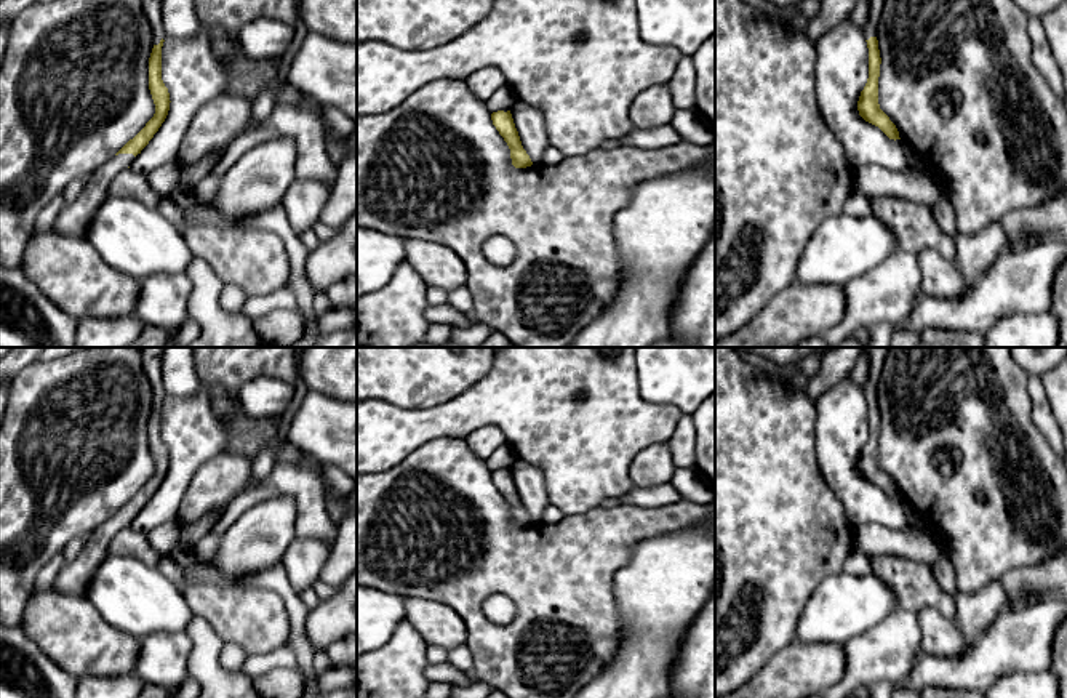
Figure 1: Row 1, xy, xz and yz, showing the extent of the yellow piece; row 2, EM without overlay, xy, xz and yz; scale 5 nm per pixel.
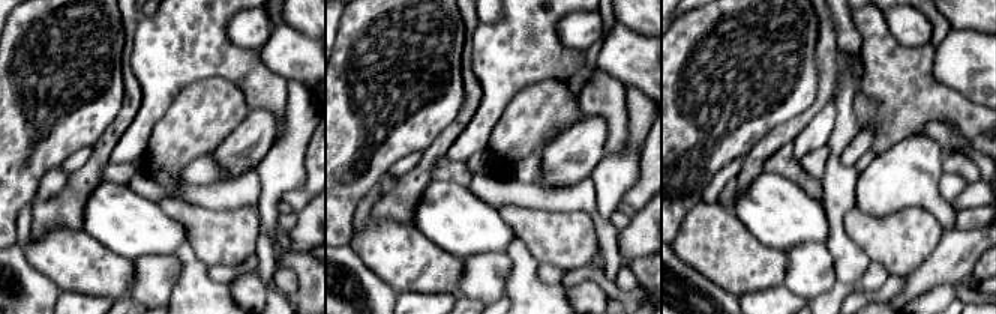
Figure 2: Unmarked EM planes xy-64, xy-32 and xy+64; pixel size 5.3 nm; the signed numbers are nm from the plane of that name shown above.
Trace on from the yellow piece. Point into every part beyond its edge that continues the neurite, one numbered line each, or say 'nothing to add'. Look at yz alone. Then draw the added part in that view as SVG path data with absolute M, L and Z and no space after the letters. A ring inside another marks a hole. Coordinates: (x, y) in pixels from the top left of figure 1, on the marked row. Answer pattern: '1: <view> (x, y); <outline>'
1: yz (875, 8); M869 0L869 5L869 24L864 30L861 30L865 40L869 40L870 37L877 37L885 0Z

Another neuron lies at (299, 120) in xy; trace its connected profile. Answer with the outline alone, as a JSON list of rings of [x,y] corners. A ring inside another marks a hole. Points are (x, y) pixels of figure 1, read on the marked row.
[[[301,94],[298,104],[275,102],[270,115],[272,126],[296,142],[296,178],[323,181],[333,191],[338,165],[325,147],[322,118],[315,114],[318,104]]]

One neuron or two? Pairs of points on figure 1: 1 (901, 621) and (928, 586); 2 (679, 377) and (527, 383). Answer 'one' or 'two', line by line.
1: two
2: two

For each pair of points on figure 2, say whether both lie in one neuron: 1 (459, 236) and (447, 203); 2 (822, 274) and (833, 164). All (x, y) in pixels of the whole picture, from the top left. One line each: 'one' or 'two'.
1: one
2: two

